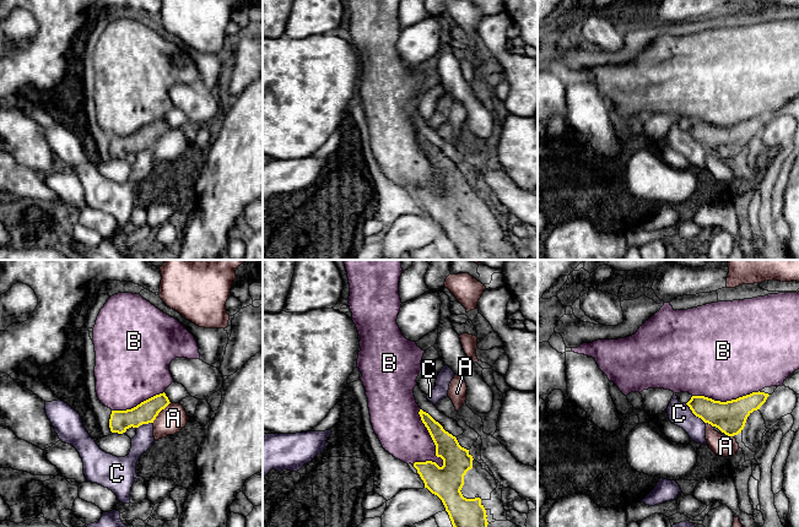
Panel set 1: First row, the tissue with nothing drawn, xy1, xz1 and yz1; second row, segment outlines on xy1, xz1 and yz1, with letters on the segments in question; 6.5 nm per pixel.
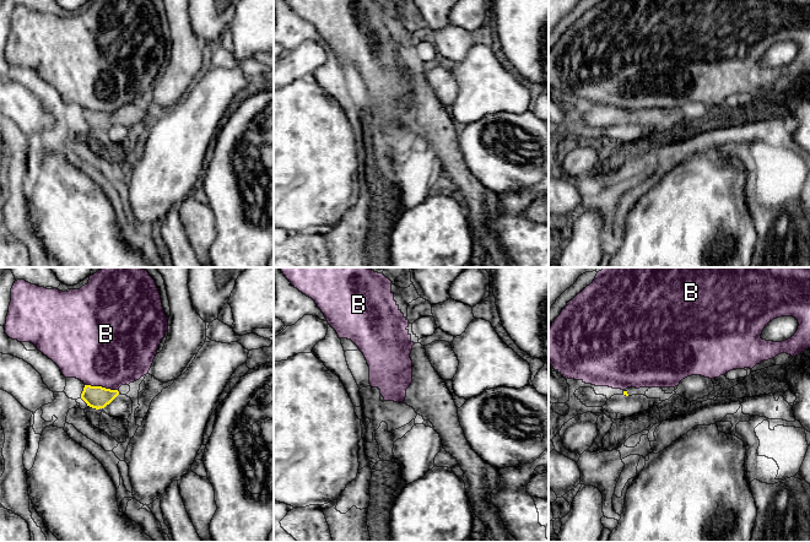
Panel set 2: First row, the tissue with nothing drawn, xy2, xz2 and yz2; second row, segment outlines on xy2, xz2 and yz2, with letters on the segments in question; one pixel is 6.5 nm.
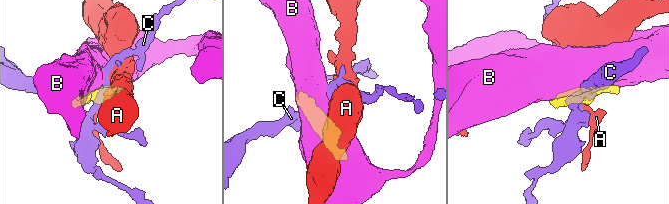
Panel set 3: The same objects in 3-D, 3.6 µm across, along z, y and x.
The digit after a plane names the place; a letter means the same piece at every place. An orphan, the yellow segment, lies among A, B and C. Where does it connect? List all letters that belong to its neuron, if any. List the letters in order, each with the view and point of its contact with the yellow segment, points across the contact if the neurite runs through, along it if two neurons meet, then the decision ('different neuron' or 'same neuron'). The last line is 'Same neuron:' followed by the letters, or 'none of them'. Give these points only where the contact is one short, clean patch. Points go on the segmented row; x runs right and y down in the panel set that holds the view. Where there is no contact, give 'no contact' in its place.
A: contact xy1 (158, 412); border xy1 (169, 402), (152, 423); different neuron
B: contact xz1 (432, 439); different neuron
C: contact yz1 (695, 414); border yz1 (685, 403), (705, 422); different neuron
Same neuron: none of them

